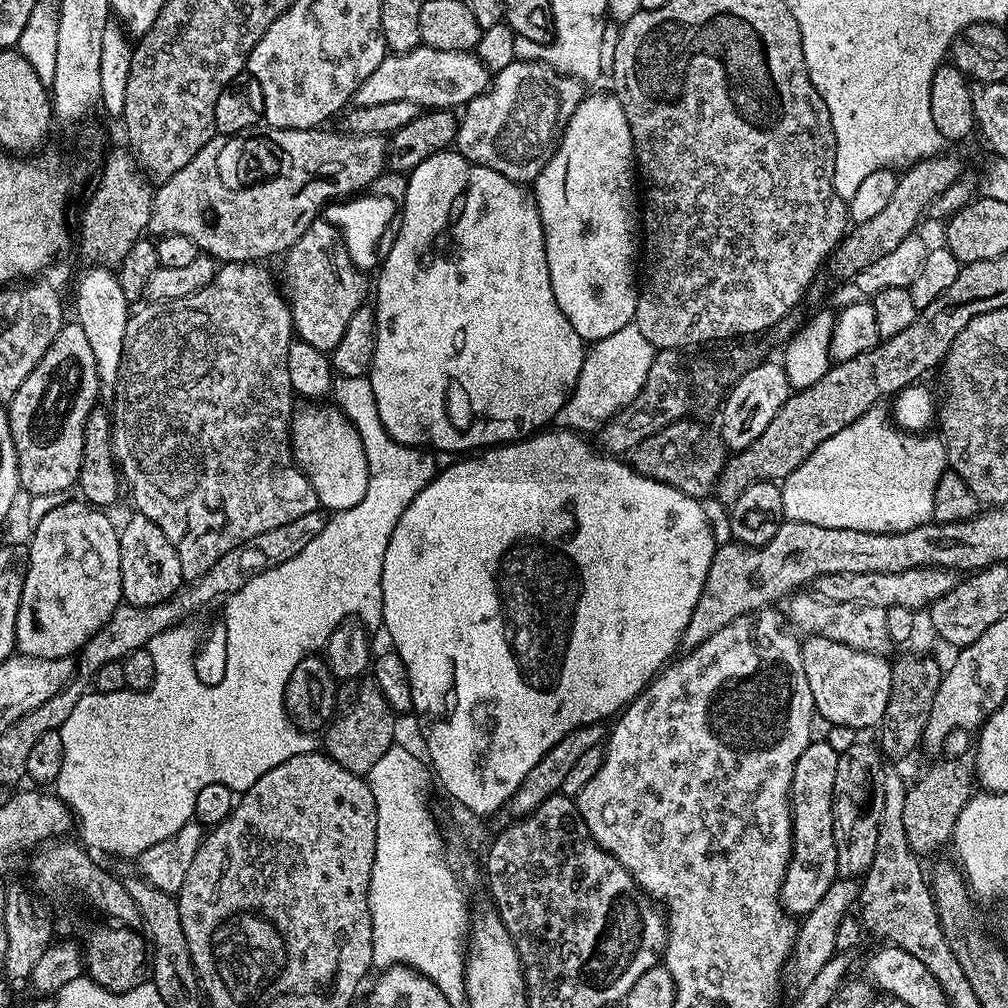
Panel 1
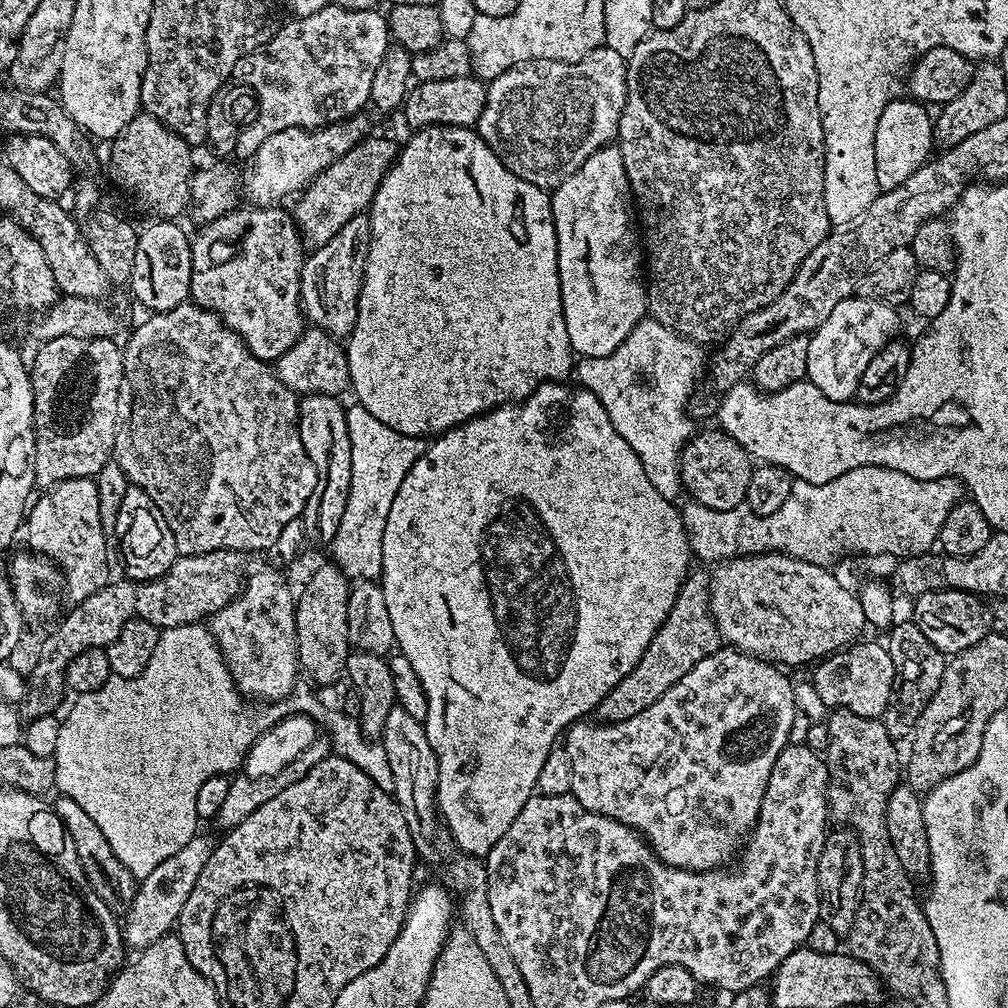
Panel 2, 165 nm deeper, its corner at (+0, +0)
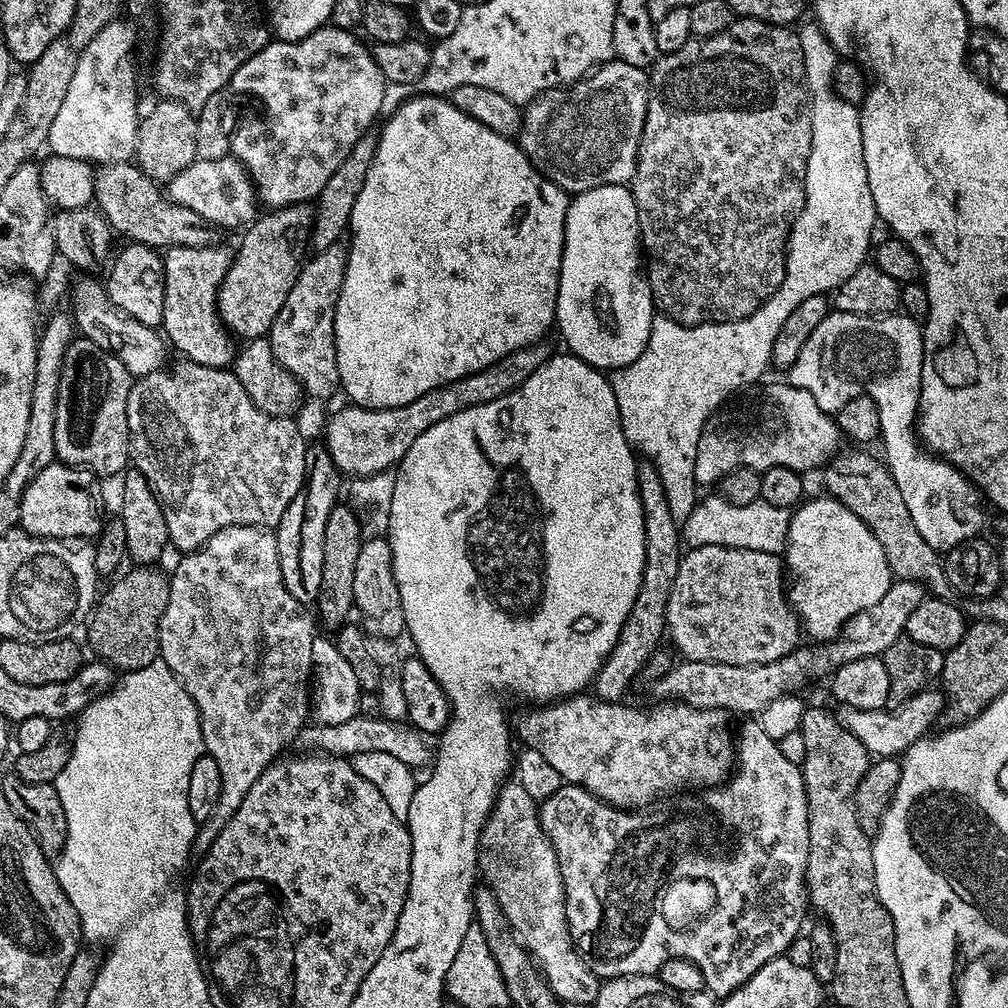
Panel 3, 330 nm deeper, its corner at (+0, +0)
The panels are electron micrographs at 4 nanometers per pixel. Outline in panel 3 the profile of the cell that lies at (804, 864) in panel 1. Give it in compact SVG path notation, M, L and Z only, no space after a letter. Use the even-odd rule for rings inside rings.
M758 722L746 725L740 736L738 732L734 740L734 771L729 779L715 788L688 790L643 810L625 810L615 808L605 800L599 800L597 796L590 794L585 788L579 788L577 784L564 784L554 794L550 794L550 798L543 800L539 810L540 825L546 838L550 838L550 846L554 846L554 854L558 858L564 883L566 918L573 945L595 976L604 980L613 980L619 976L650 976L659 973L662 962L670 962L670 958L686 958L694 962L698 970L702 970L705 989L713 997L723 998L738 990L742 982L758 974L758 970L762 970L766 962L785 955L790 942L794 942L794 938L801 935L804 911L809 911L810 908L806 886L810 822L804 773L801 766L794 765L782 754L777 741L772 740Z

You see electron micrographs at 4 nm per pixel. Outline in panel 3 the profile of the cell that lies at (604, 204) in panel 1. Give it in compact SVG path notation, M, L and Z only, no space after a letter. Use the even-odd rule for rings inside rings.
M628 184L594 186L571 197L564 227L564 253L556 303L555 327L571 355L586 361L591 368L615 370L630 366L650 338L654 305L648 277L642 267L642 245L638 206L634 206Z

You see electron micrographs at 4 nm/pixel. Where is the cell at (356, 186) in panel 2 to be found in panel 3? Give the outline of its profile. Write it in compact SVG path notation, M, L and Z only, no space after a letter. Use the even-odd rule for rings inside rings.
M311 203L291 204L265 211L247 225L216 299L220 323L233 337L241 336L241 341L247 342L271 333L274 318L286 306L286 294L290 294L298 278L306 256L304 251L309 251L313 215Z

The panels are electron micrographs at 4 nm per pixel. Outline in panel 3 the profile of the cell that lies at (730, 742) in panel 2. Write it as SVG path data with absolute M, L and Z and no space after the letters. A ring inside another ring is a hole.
M577 694L563 700L545 703L540 707L532 706L529 707L532 708L529 712L524 712L520 716L518 736L519 739L520 736L524 739L523 747L538 750L538 754L542 754L542 758L546 758L546 762L550 762L550 766L554 766L554 770L558 770L560 779L564 784L577 784L579 788L585 788L587 792L594 794L599 800L605 800L606 803L613 804L615 808L628 810L633 806L655 805L657 802L683 793L685 790L715 788L731 777L734 771L734 736L733 733L728 733L729 713L722 709L692 708L688 704L679 702L660 702L655 705L657 708L652 708L649 712L643 712L640 708L631 708L628 702L609 702L589 696L588 694Z

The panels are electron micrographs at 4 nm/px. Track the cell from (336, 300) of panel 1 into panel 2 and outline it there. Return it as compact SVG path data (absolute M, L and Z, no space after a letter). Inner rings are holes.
M237 206L231 212L220 216L217 220L209 220L203 225L204 228L192 240L192 273L190 274L190 297L191 303L203 308L205 312L213 312L215 316L220 317L224 327L232 332L238 333L244 339L244 345L250 349L259 360L275 362L294 342L298 342L300 335L306 331L306 321L304 319L304 310L300 306L300 275L304 269L306 259L306 245L300 235L300 230L291 211L283 212L280 206Z

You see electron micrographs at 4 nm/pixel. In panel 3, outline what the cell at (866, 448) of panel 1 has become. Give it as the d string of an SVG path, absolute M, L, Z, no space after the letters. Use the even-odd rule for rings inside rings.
M723 495L697 499L690 518L682 525L682 540L688 548L698 546L726 546L738 550L762 550L783 553L788 542L788 527L792 512L787 508L770 506L765 500L750 502L750 506L734 506Z

